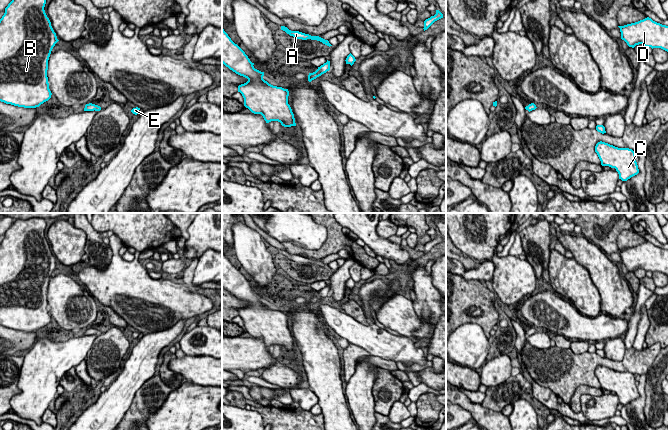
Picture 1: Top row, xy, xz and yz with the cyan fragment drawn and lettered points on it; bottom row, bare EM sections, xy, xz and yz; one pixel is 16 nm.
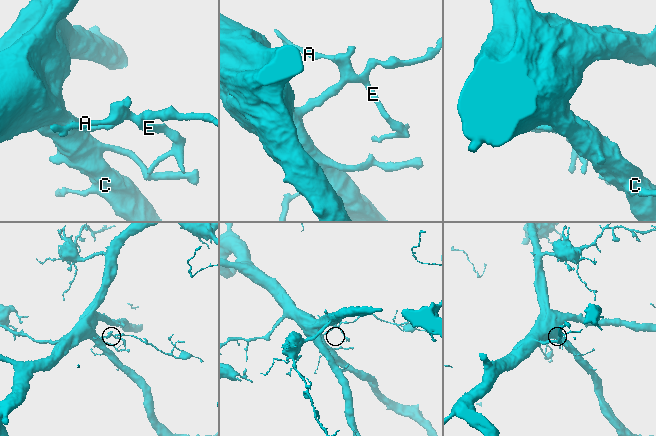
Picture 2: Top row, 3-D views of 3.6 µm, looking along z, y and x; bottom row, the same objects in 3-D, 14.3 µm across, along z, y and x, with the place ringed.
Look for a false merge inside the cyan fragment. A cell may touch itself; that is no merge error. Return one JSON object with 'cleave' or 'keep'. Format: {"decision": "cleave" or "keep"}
{"decision": "cleave"}

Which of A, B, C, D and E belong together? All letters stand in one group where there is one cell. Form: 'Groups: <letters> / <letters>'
Groups: A E / B C D

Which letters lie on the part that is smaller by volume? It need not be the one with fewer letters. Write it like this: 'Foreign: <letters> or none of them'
Foreign: A, E

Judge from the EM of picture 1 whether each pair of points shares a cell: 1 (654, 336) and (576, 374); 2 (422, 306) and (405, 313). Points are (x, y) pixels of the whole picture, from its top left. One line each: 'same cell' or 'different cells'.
1: different cells
2: different cells

